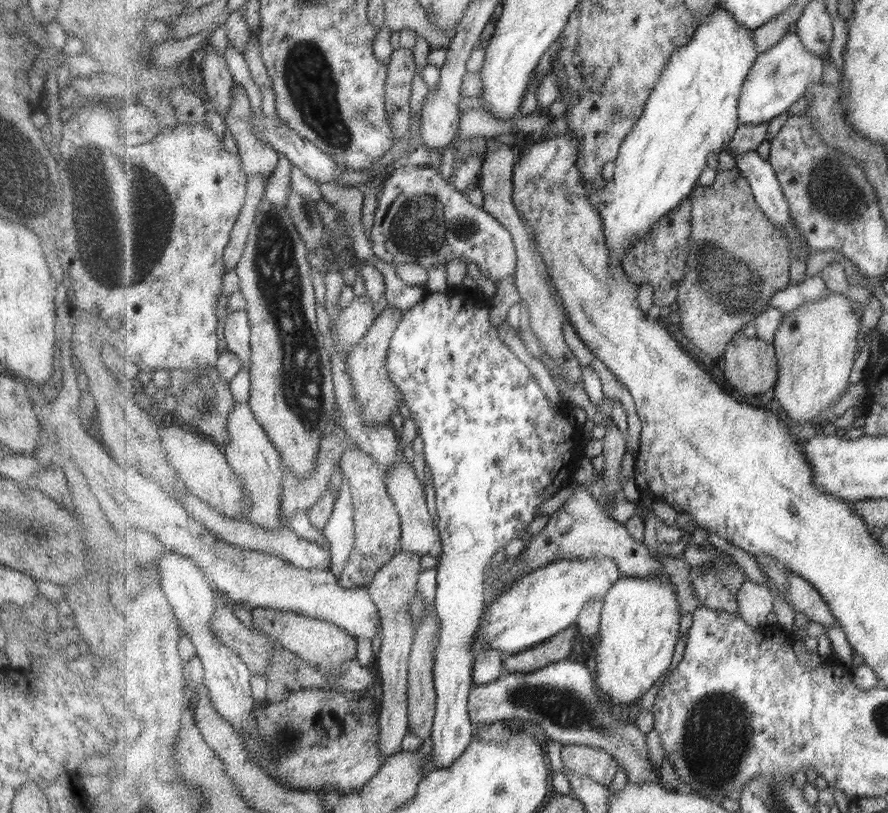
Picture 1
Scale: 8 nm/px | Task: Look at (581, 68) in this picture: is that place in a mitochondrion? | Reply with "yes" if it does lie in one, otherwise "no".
yes

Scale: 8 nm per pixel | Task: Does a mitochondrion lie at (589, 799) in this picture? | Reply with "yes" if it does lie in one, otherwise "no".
no

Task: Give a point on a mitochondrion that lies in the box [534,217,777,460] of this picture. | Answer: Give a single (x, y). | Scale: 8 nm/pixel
(725, 283)

